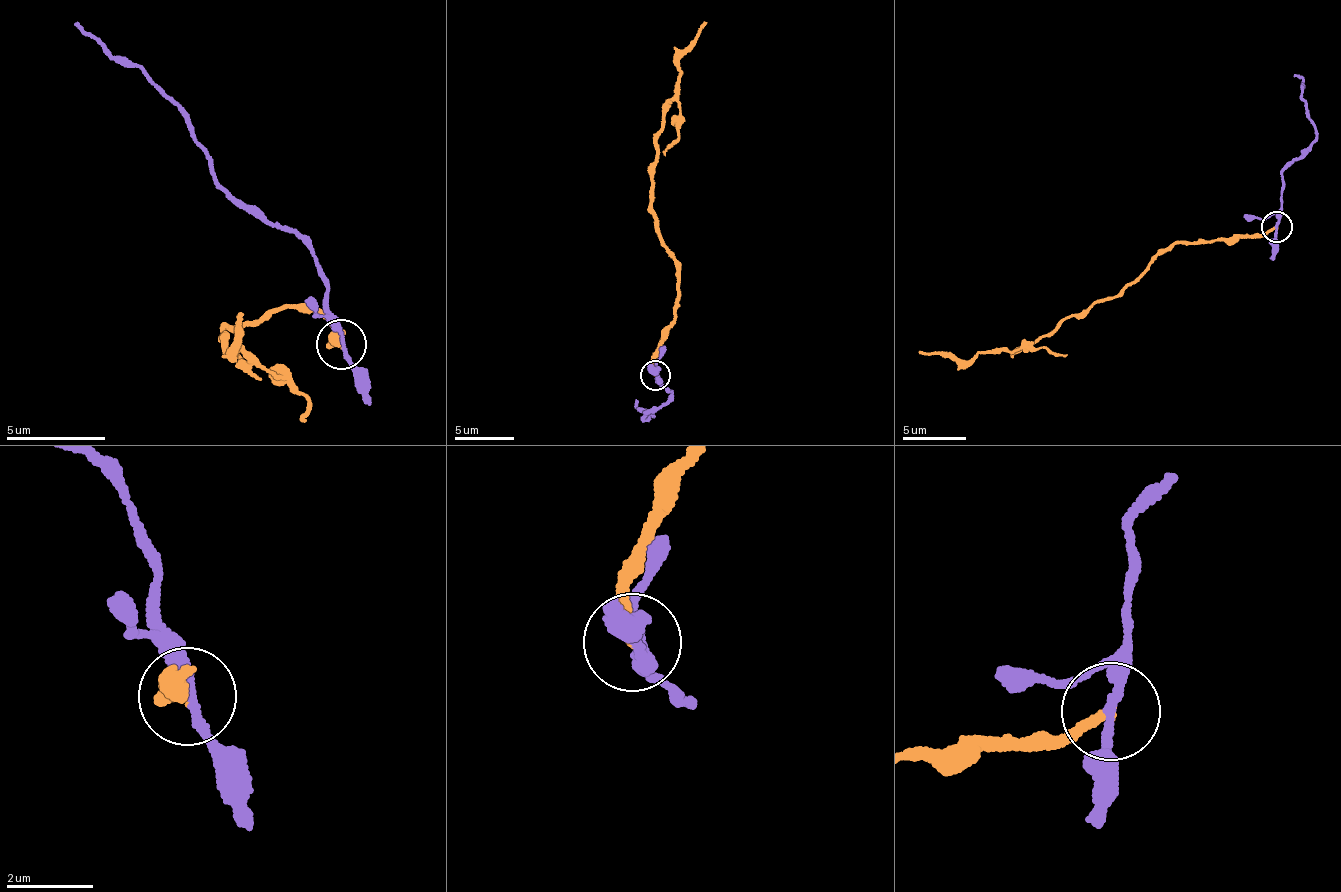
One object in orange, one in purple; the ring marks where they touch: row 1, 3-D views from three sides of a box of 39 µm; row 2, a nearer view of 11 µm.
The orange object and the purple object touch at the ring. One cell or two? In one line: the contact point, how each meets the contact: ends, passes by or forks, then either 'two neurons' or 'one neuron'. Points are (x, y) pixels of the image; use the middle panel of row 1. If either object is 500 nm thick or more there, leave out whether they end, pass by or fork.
(655, 375) | orange ends | purple passes by | two neurons

